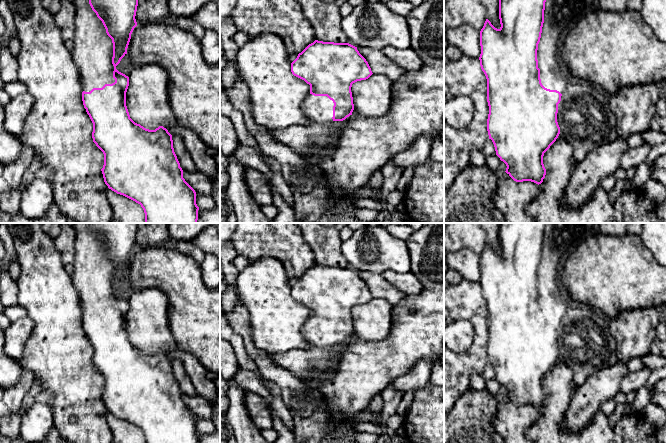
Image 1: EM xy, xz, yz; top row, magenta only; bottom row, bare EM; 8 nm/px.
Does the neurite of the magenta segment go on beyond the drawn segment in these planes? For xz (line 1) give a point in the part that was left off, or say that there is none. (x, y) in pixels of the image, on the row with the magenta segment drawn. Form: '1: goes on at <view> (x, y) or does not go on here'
1: goes on at xz (319, 109)

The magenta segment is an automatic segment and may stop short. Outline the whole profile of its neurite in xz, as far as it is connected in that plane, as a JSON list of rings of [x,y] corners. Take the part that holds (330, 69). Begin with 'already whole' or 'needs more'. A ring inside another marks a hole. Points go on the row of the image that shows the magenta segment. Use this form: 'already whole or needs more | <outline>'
needs more | [[[315,40],[291,63],[294,76],[310,85],[310,93],[302,103],[305,115],[311,122],[326,124],[343,121],[354,110],[352,84],[368,79],[373,73],[357,47],[349,43],[334,43]]]

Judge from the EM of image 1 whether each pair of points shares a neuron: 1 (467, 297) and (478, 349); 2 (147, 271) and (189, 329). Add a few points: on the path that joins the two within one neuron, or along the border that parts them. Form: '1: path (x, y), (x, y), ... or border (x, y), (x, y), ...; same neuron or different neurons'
1: path (474, 310), (480, 324), (480, 336); same neuron
2: path (163, 281), (189, 307), (189, 313); same neuron

